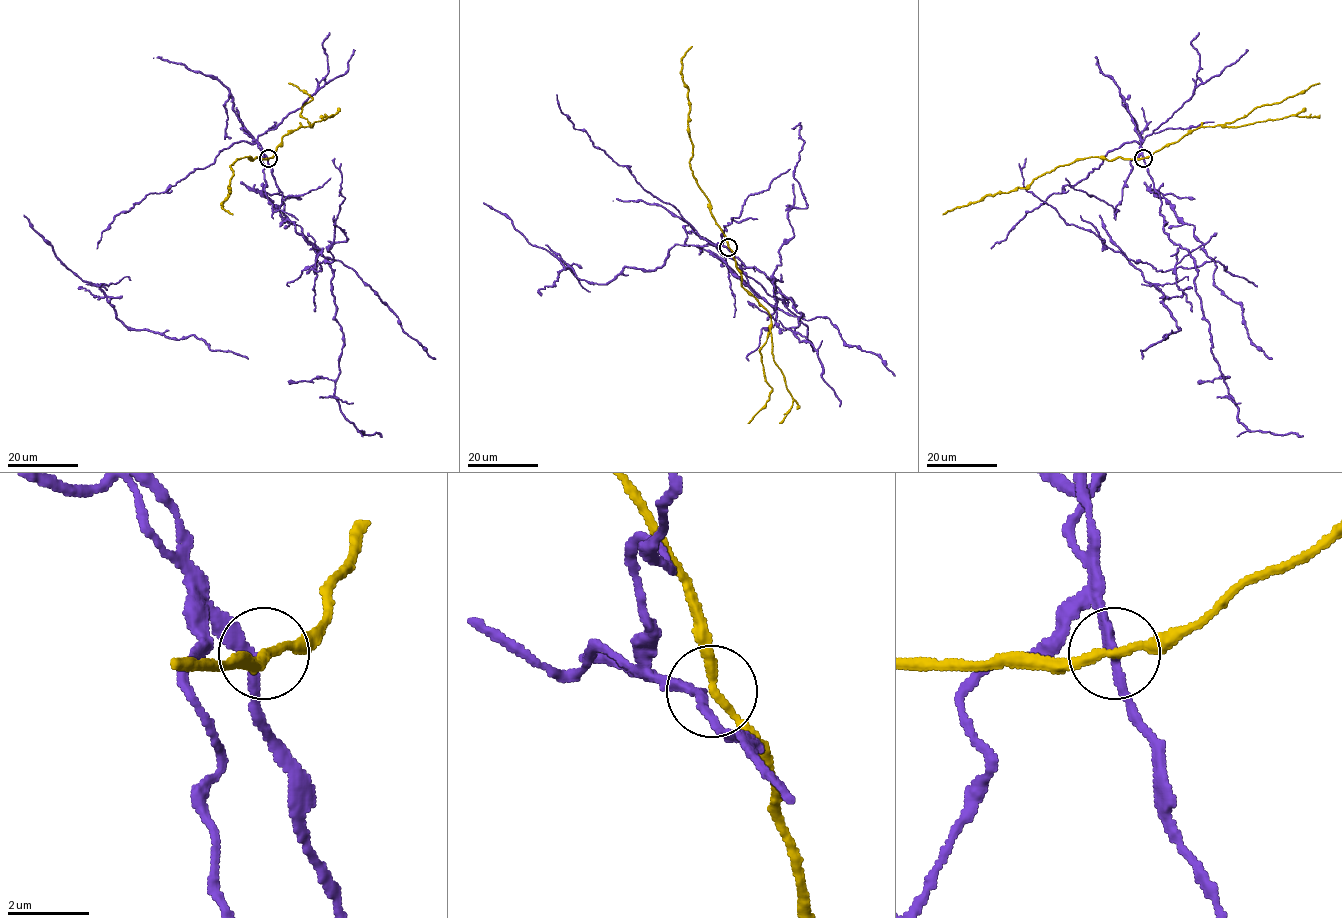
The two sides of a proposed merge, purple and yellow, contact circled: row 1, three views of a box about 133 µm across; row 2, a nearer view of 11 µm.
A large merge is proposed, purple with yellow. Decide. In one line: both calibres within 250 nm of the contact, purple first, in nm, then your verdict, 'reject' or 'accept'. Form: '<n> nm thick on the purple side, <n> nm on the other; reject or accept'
240 nm thick on the purple side, 200 nm on the other; reject

